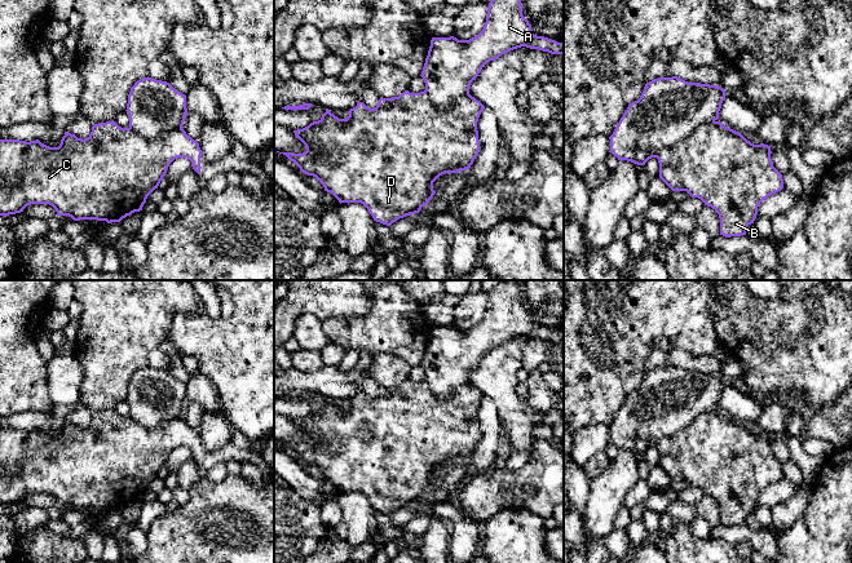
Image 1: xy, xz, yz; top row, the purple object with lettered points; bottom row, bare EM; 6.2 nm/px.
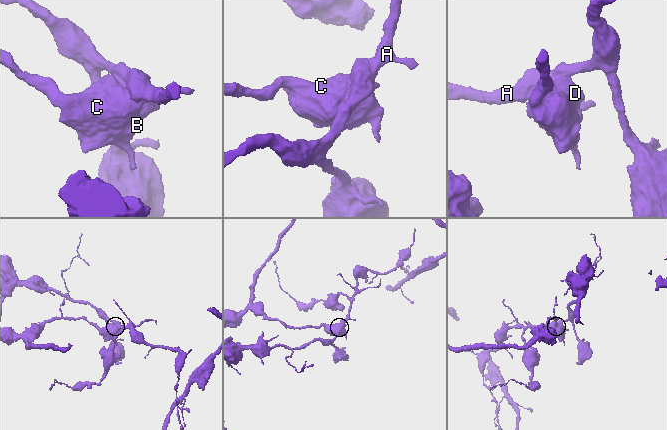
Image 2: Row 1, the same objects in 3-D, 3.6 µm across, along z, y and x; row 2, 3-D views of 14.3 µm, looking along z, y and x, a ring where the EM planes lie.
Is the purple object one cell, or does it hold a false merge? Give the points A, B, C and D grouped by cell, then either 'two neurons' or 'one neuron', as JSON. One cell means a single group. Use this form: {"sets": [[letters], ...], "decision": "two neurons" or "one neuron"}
{"sets": [["A"], ["B", "C", "D"]], "decision": "two neurons"}

